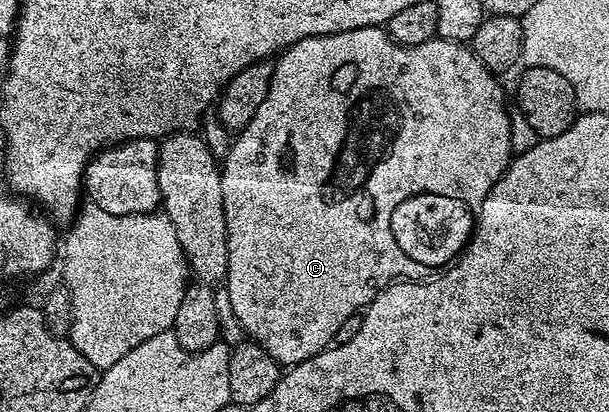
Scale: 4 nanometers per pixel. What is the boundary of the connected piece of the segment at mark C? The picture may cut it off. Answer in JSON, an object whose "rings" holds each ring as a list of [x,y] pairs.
{"rings":[[[374,25],[373,27],[357,27],[353,31],[341,31],[333,35],[321,35],[320,37],[310,37],[309,39],[301,39],[297,43],[287,46],[282,53],[274,58],[273,64],[275,70],[271,76],[269,83],[269,93],[265,95],[265,99],[261,102],[261,107],[257,107],[257,115],[253,115],[253,119],[249,119],[249,123],[239,133],[234,134],[233,140],[230,142],[227,156],[221,161],[221,203],[225,211],[225,231],[227,232],[227,242],[229,243],[229,267],[227,268],[227,280],[225,287],[229,291],[230,302],[233,305],[233,311],[240,321],[244,334],[255,344],[265,350],[274,361],[278,361],[280,366],[290,367],[292,365],[300,365],[302,361],[308,361],[311,357],[316,357],[318,353],[323,352],[334,342],[337,331],[341,331],[341,323],[345,323],[345,319],[356,316],[360,311],[367,308],[371,304],[373,298],[378,295],[382,289],[387,286],[385,279],[389,273],[385,273],[383,269],[383,249],[387,245],[387,237],[389,231],[393,233],[393,215],[395,215],[395,203],[401,201],[405,195],[413,193],[413,191],[439,191],[439,193],[447,193],[447,195],[455,195],[455,197],[465,197],[469,203],[477,206],[479,209],[481,203],[485,203],[485,199],[489,195],[489,191],[503,177],[503,172],[513,160],[511,152],[511,144],[509,143],[509,119],[511,113],[507,105],[503,102],[503,89],[499,86],[500,78],[491,70],[486,69],[481,63],[481,59],[477,59],[475,52],[470,49],[462,41],[447,41],[444,37],[435,36],[429,43],[417,43],[416,45],[402,45],[397,43],[388,35],[386,28]]]}

